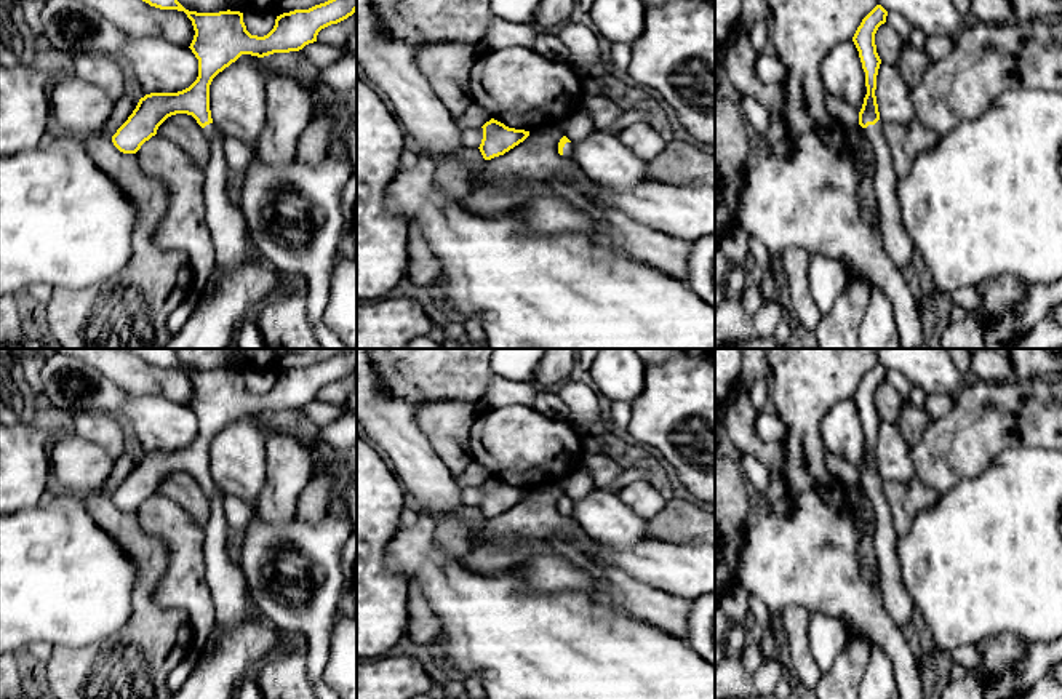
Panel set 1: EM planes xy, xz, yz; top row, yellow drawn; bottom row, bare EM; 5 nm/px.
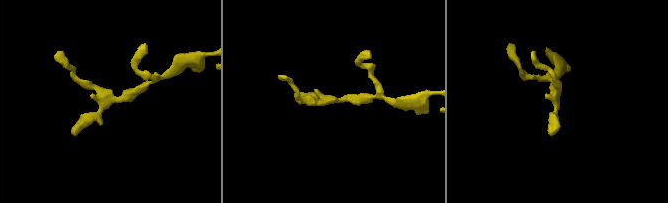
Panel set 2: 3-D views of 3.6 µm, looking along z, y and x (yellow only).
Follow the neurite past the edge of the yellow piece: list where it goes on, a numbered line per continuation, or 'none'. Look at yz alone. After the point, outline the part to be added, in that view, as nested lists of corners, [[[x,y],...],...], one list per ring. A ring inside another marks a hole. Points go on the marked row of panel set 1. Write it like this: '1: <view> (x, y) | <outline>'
1: yz (899, 247) | [[[880,118],[875,125],[868,125],[864,131],[875,152],[873,192],[878,202],[884,248],[892,262],[905,269],[915,264],[916,253],[900,222],[896,194],[897,178],[883,134],[883,120]]]

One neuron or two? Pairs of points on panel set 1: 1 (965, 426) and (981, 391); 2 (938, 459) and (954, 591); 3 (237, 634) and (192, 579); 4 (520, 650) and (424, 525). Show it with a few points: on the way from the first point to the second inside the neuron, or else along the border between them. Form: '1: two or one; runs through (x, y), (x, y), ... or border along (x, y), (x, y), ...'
1: one; runs through (973, 418), (979, 411), (981, 399)
2: two; border along (976, 475), (960, 480), (939, 495)
3: two; border along (205, 570), (215, 623)
4: one; runs through (488, 619), (426, 557)

